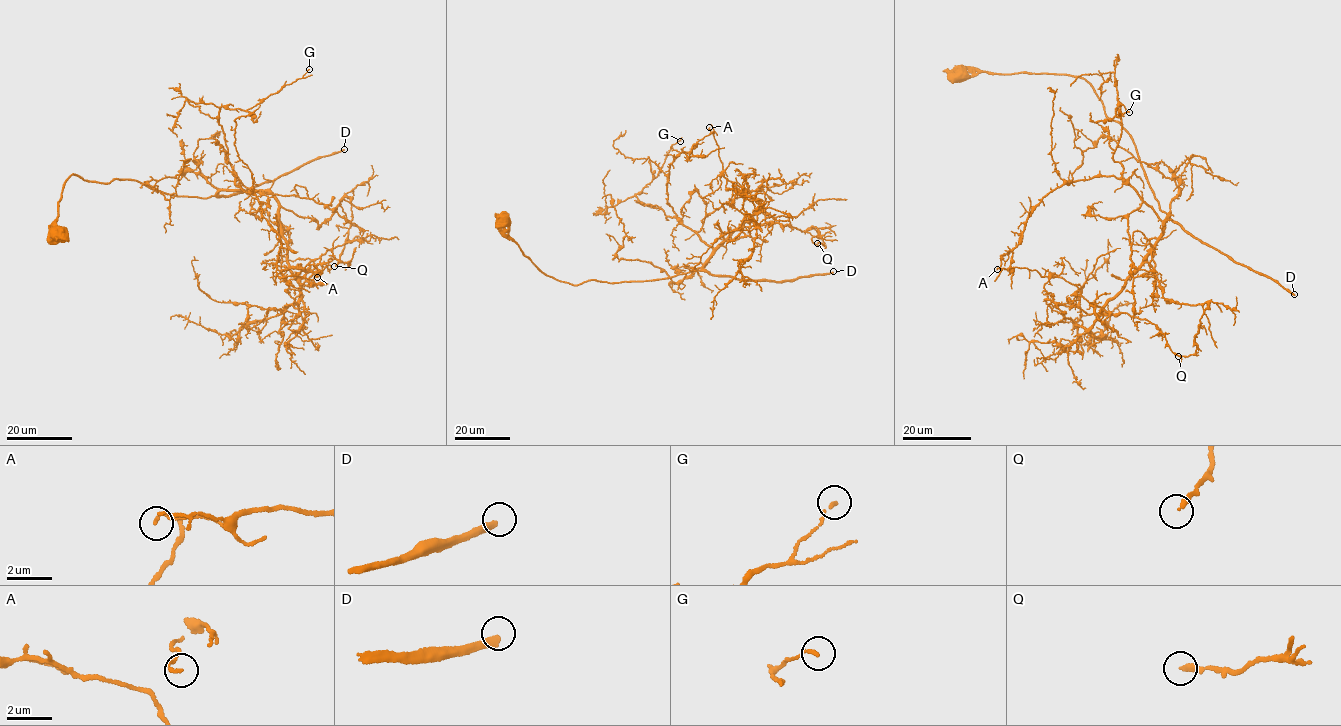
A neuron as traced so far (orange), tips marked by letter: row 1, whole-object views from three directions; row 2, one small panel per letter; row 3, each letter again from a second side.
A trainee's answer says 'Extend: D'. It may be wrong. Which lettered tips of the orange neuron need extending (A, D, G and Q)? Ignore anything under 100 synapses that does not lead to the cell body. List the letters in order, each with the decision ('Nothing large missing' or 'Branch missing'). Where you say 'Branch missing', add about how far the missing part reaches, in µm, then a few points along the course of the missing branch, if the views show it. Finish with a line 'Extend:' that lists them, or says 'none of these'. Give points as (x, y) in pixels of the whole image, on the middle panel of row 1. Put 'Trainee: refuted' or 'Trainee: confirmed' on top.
Trainee: confirmed
A: Nothing large missing
D: Branch missing. Missing length about 300 µm
G: Nothing large missing
Q: Nothing large missing
Extend: D

